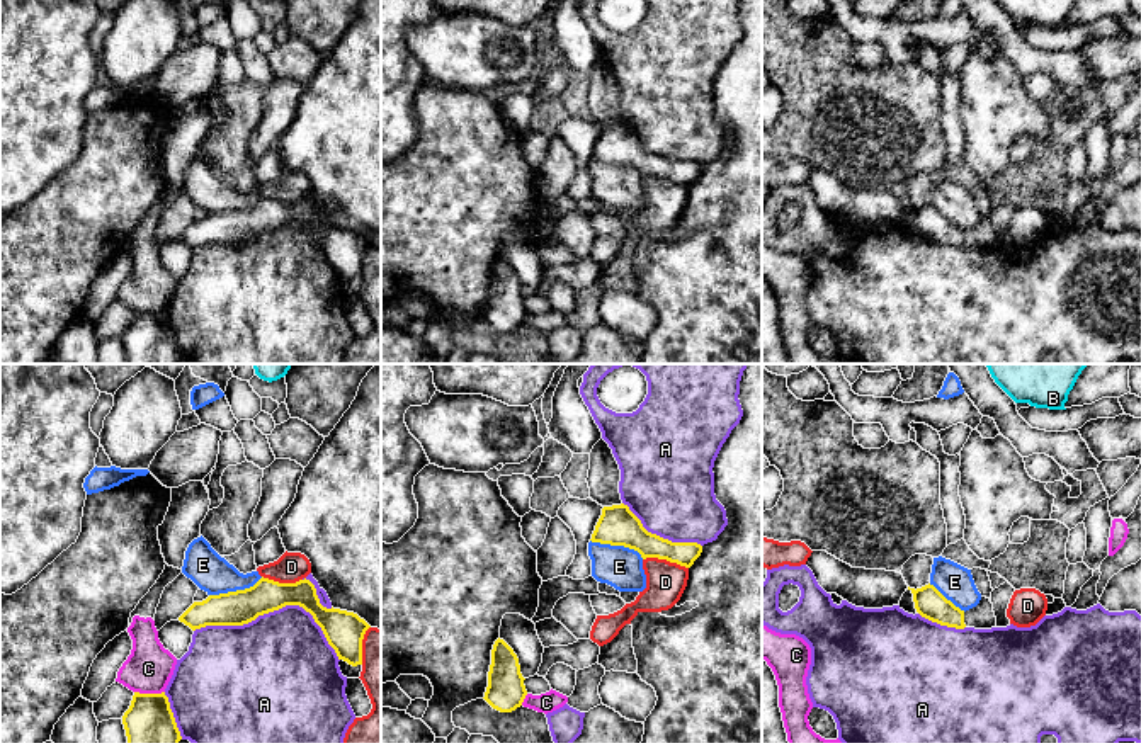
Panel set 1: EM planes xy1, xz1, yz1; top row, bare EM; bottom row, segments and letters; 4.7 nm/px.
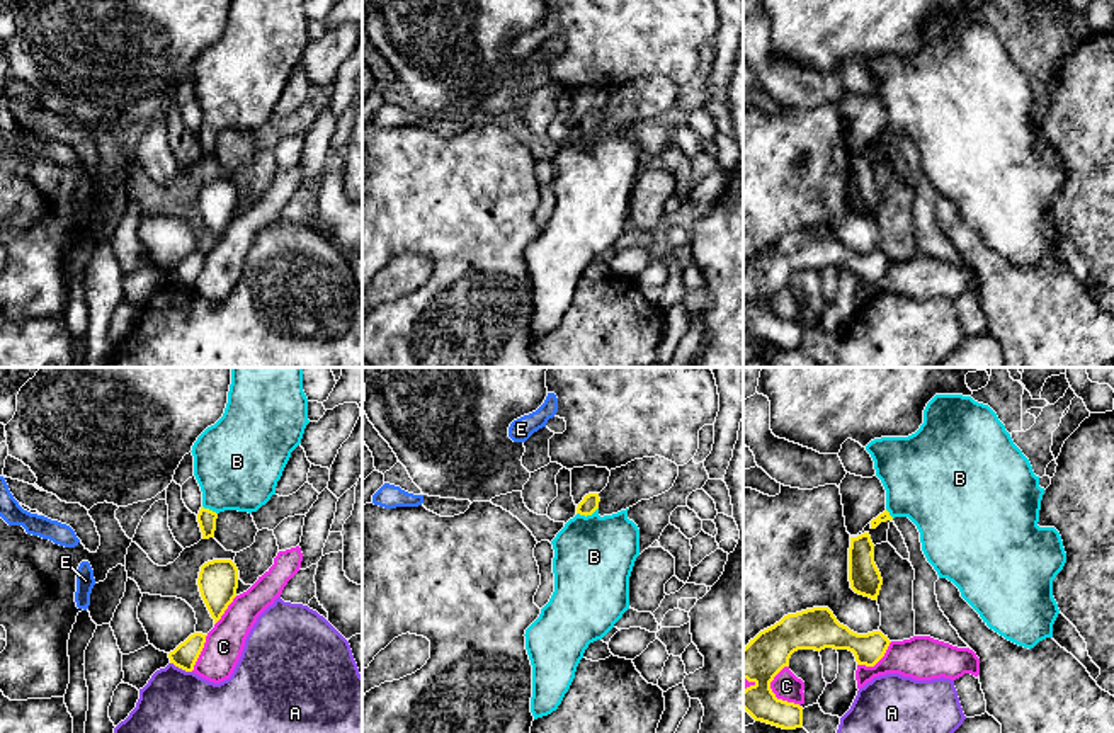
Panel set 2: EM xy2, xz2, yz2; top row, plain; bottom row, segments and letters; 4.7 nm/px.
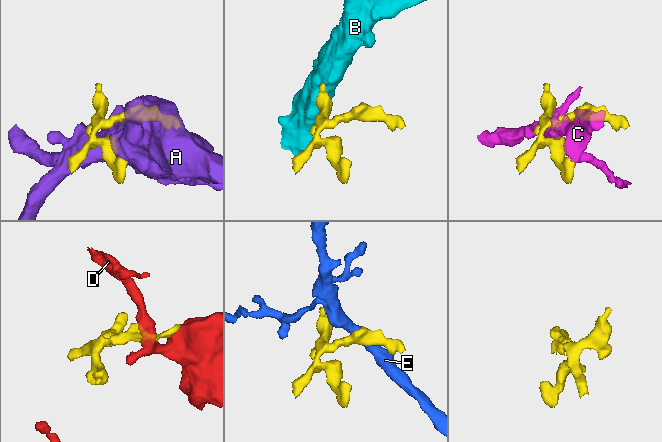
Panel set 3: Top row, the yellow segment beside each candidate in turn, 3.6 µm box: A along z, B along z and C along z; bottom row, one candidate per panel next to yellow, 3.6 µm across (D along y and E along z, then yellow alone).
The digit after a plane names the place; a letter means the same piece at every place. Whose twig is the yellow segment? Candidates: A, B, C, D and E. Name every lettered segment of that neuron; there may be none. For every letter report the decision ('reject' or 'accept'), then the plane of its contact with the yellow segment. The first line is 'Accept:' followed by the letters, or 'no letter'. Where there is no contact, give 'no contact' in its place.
Accept: B
A: reject; contact in xy1
B: accept; contact in xz2
C: reject; contact in yz2
D: reject; contact in xz1
E: reject; contact in xz1

